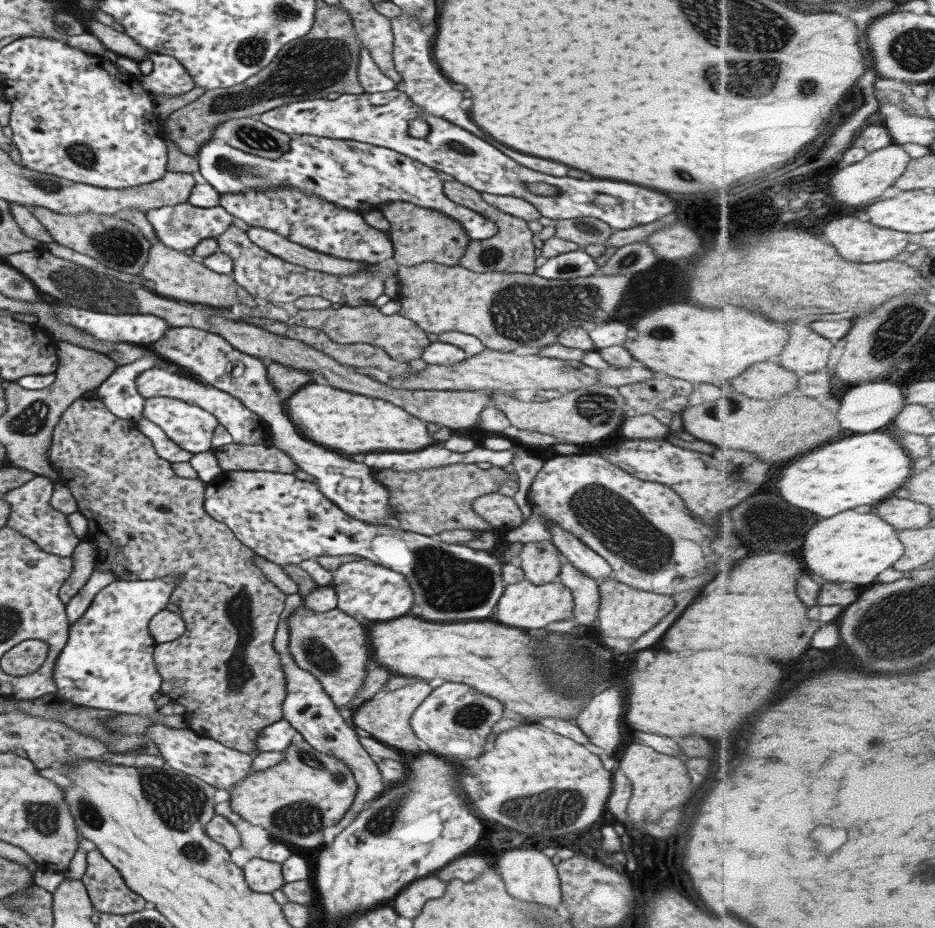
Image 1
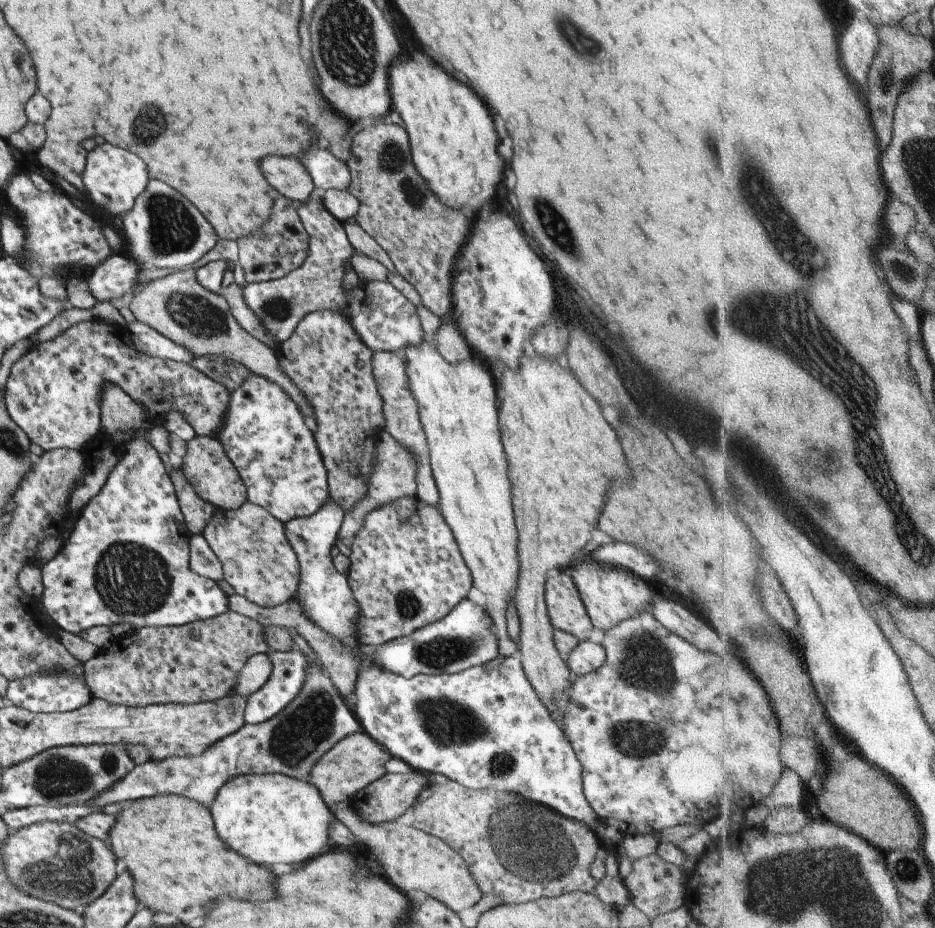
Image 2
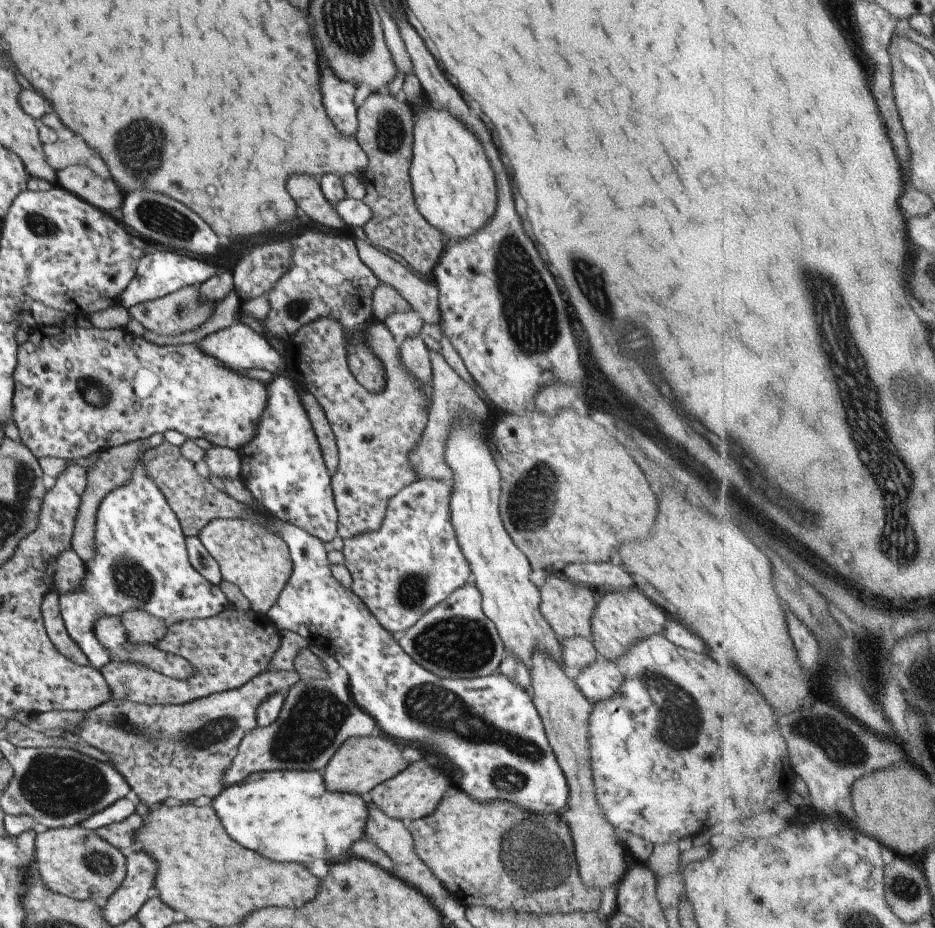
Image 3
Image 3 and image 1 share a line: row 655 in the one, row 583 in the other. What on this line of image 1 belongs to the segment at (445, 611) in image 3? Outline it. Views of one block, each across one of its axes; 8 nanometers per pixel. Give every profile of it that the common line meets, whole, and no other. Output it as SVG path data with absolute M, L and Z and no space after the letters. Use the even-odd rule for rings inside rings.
M221 471L205 482L204 511L223 523L239 542L279 566L283 563L299 564L316 556L343 556L355 554L364 561L383 566L389 571L405 576L413 592L414 615L431 622L455 622L489 618L504 589L502 564L484 550L435 541L430 536L409 532L395 525L381 526L355 520L341 512L329 498L325 498L316 484L295 478L292 474L261 471Z

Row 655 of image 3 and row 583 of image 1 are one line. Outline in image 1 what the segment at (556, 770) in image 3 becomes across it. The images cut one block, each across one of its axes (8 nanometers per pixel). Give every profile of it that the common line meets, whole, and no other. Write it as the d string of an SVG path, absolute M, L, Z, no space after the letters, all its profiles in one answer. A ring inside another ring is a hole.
M364 560L346 562L331 571L331 583L337 596L337 606L346 616L361 616L368 622L389 621L404 615L413 609L413 592L405 582L405 576L399 572L389 571L383 566Z

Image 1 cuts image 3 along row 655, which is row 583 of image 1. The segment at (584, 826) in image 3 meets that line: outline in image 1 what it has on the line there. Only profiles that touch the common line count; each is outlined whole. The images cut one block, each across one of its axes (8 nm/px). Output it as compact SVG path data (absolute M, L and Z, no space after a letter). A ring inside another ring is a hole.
M550 541L522 543L516 563L531 584L557 582L559 576L559 552Z

